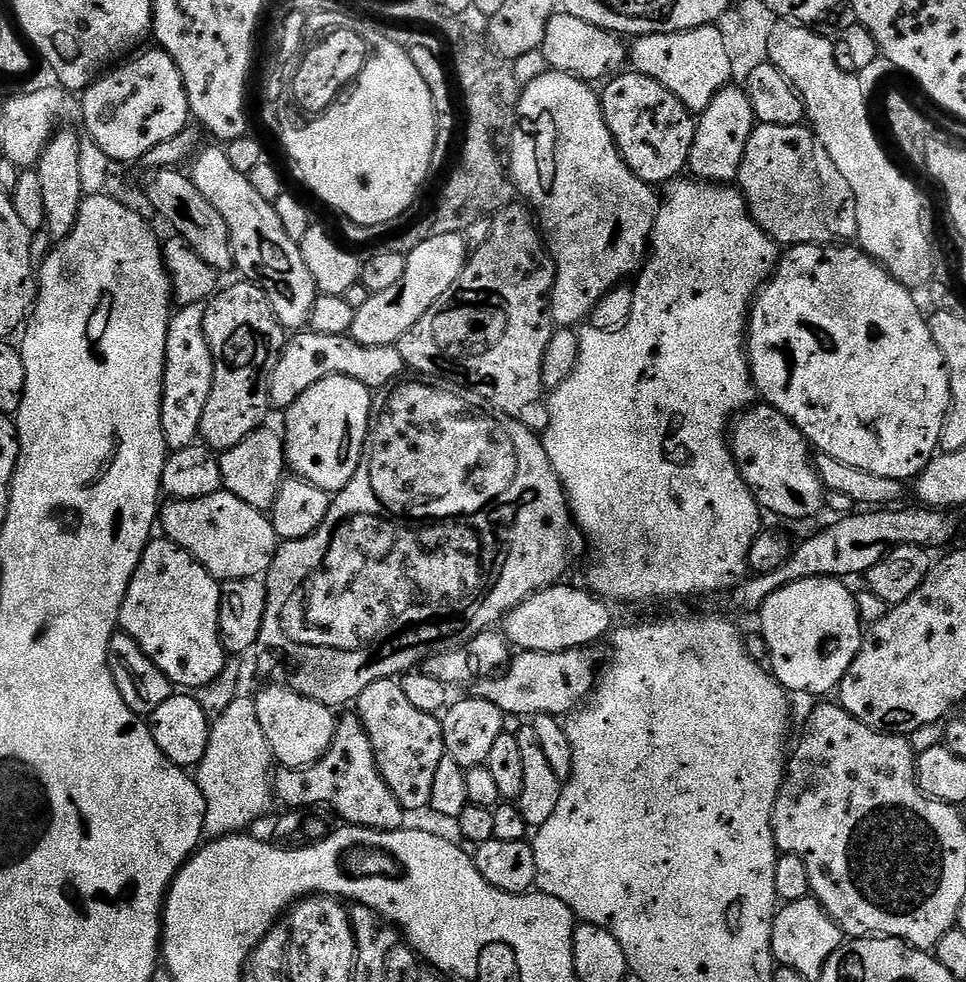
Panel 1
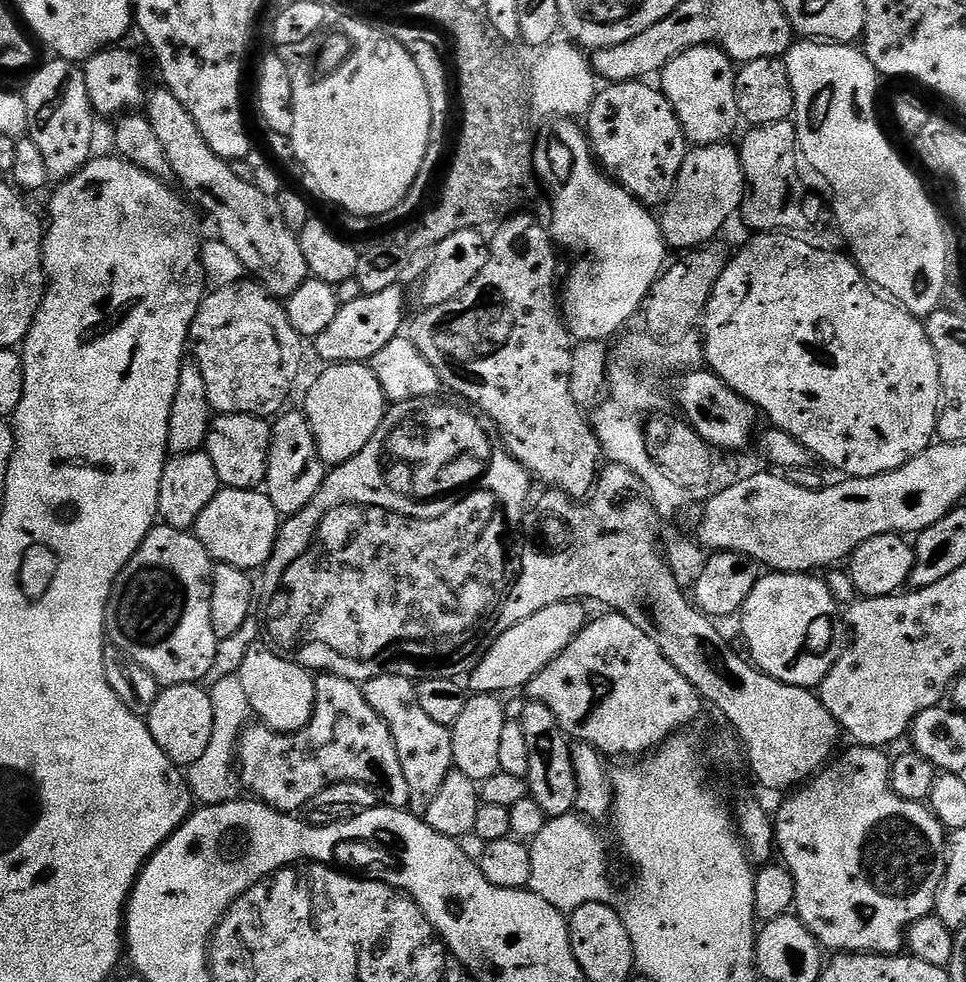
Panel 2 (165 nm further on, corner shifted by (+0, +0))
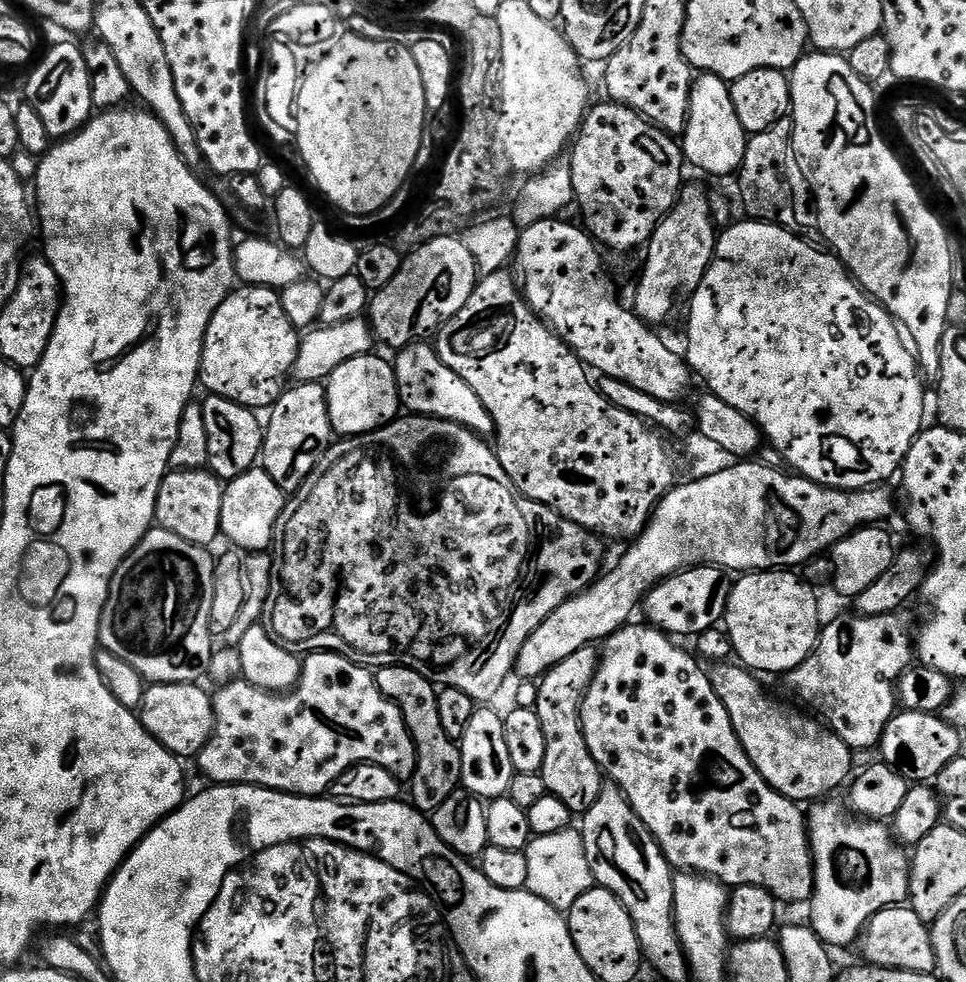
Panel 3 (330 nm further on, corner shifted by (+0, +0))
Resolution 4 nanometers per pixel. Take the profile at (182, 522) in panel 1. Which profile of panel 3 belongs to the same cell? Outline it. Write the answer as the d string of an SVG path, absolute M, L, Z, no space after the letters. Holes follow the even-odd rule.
M257 466L246 474L227 481L222 498L220 523L223 539L228 539L233 549L244 554L268 552L272 547L272 535L285 503L286 494L278 486L278 482L274 482L274 478L264 472L263 467Z

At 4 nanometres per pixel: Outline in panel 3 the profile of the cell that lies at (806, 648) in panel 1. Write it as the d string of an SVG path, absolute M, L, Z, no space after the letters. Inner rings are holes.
M792 570L749 572L737 580L740 581L731 585L728 594L728 611L724 613L723 623L732 639L732 651L739 663L756 674L793 672L816 649L816 641L820 639L822 619L820 620L820 604L816 601L817 589Z

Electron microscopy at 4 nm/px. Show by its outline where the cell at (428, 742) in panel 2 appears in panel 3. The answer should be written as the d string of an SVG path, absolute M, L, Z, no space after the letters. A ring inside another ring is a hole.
M386 666L375 669L376 685L390 702L402 710L402 718L412 735L416 747L416 769L410 781L412 797L410 803L418 812L431 814L450 798L461 787L462 758L460 745L442 730L442 721L438 715L437 685L431 684L418 670L410 670L406 666Z

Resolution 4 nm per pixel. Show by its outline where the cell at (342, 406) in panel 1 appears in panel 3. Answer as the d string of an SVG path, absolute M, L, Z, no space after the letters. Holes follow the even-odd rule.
M376 355L350 358L350 362L342 362L342 366L338 366L338 370L334 370L327 378L328 413L333 433L337 437L364 436L401 415L396 369L389 361L387 364L382 357Z

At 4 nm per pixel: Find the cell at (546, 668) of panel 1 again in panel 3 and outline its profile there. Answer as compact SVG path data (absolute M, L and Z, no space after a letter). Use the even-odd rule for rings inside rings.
M648 622L636 623L625 624L614 635L603 641L596 673L586 690L584 701L580 707L580 729L586 738L586 746L594 758L594 762L611 783L624 791L624 797L630 802L634 814L638 814L638 818L644 823L644 828L650 830L650 834L656 839L657 846L662 850L662 854L668 859L673 869L683 870L688 874L707 876L720 881L729 889L742 886L765 888L771 896L775 896L777 901L783 903L784 900L788 904L800 904L803 900L805 903L811 897L814 886L812 850L808 847L808 821L805 809L800 809L803 807L797 801L774 791L762 778L762 774L758 774L758 770L754 770L754 762L750 762L746 750L742 750L742 746L738 742L738 734L734 734L734 726L730 722L730 714L726 714L726 706L722 706L722 698L718 698L718 694L714 694L711 675L700 669L701 661L691 651L688 653L686 649L679 648L676 645L679 643L669 633Z

